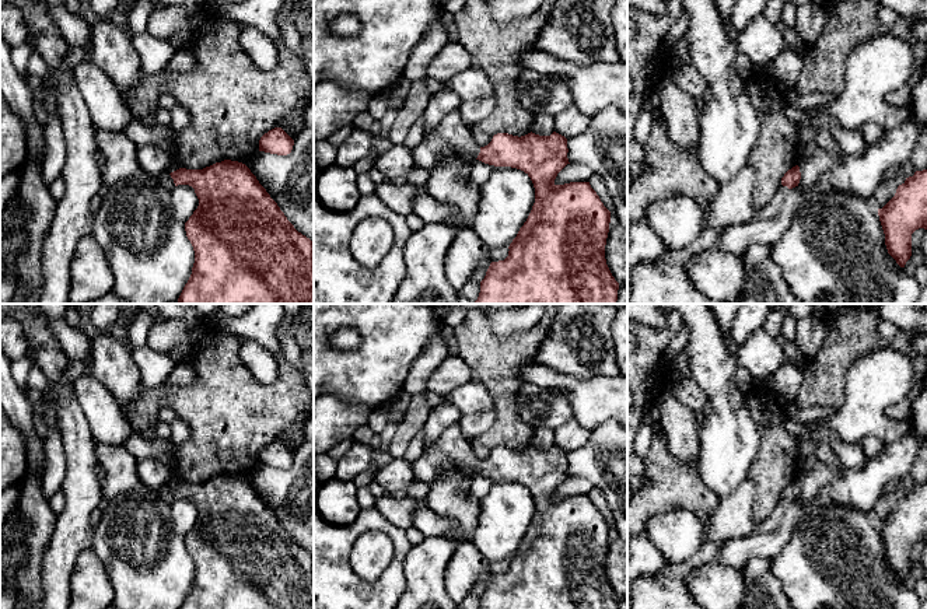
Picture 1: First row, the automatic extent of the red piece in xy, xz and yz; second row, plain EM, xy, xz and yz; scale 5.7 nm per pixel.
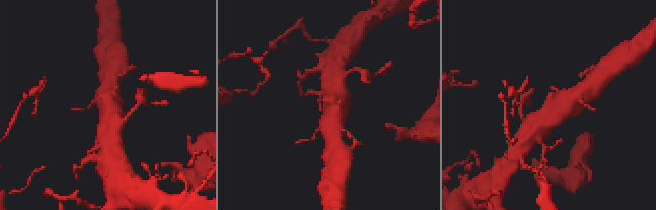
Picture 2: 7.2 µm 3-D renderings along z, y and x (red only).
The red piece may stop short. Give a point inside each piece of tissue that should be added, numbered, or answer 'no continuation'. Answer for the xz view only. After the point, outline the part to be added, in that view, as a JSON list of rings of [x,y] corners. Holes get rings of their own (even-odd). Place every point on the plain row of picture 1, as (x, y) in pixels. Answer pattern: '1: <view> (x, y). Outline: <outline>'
1: xz (454, 451). Outline: [[[458,423],[449,426],[444,437],[437,440],[430,448],[424,448],[421,455],[410,462],[414,480],[427,484],[440,480],[449,469],[464,469],[475,475],[480,466],[472,440],[464,435]]]

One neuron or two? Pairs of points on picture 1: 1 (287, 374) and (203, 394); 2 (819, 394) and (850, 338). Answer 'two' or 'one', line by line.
1: one
2: one

